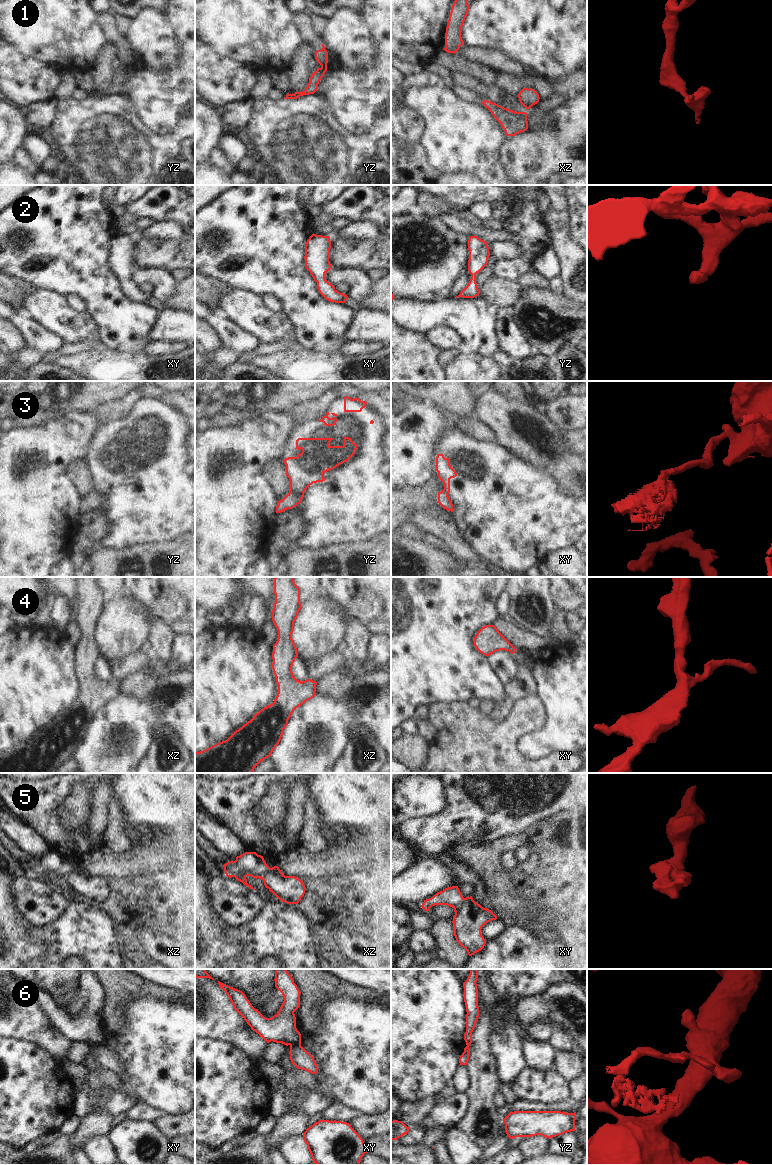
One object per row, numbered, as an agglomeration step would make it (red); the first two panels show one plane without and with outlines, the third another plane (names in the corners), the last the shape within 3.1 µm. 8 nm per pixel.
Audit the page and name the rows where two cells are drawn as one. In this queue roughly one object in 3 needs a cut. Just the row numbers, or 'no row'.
3, 5, 6

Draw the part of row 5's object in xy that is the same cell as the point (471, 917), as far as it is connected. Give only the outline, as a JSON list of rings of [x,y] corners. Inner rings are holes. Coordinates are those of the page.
[[[472,896],[464,898],[458,912],[453,916],[453,928],[456,941],[469,956],[481,951],[486,940],[482,936],[482,927],[496,920],[497,916],[489,909],[476,903]]]

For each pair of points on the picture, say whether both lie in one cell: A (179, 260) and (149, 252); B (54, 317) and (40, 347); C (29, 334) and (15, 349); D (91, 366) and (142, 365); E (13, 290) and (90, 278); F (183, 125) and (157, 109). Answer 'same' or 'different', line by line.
A: same
B: different
C: different
D: same
E: different
F: different

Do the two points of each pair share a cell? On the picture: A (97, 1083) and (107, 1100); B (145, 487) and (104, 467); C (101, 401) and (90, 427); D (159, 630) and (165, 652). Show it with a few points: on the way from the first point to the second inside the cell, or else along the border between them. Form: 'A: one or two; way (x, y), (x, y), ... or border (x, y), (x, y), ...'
A: two; border (103, 1090), (126, 1094)
B: one; way (135, 477), (129, 471), (114, 467)
C: two; border (91, 411), (67, 412)
D: one; way (162, 635), (163, 647)

